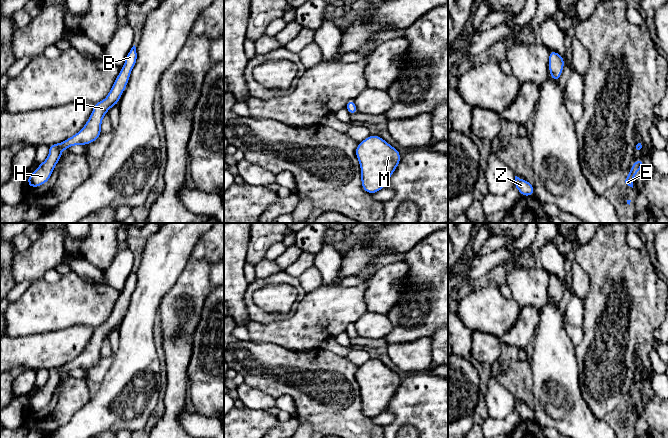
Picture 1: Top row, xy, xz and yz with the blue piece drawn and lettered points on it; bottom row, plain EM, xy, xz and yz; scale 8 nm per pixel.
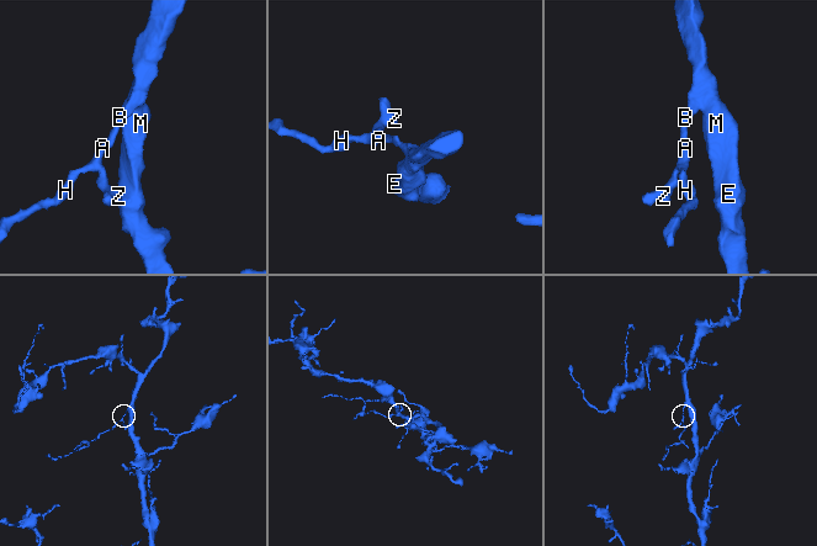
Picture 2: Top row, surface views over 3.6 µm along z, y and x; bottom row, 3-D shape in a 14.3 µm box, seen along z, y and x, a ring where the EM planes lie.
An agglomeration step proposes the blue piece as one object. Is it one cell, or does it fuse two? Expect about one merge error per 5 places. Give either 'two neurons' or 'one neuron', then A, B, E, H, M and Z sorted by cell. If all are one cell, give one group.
one neuron | A B E H M Z

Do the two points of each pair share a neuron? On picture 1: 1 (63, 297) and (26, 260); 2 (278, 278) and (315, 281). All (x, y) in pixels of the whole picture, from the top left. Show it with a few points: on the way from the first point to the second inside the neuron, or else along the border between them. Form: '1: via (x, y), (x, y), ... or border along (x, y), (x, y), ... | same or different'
1: border along (42, 277), (32, 283) | different
2: border along (298, 278), (301, 287), (306, 293) | different

